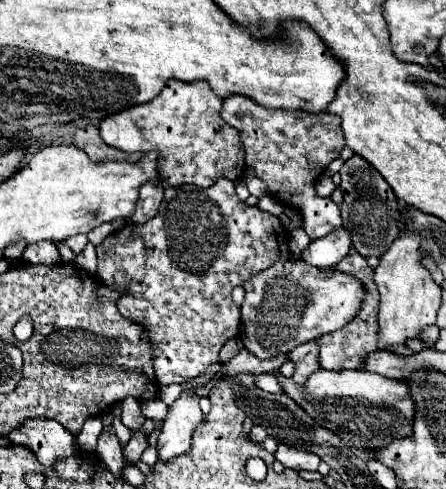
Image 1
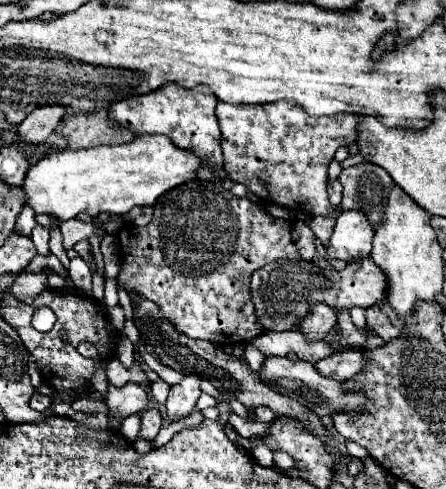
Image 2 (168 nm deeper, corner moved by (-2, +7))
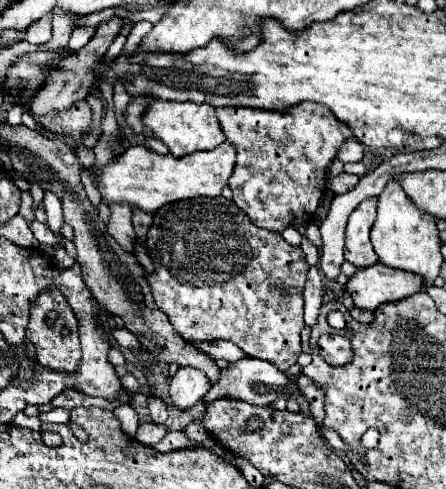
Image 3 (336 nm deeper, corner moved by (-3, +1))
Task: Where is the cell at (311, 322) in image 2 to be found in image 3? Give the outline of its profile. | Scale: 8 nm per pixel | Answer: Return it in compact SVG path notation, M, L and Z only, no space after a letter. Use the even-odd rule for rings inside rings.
M311 266L307 270L307 282L305 282L305 324L313 326L319 316L319 308L323 304L323 280L321 270L317 266Z

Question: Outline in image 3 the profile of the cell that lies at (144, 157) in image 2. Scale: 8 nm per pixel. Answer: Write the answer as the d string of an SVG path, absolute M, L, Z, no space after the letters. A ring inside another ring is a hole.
M223 142L211 152L195 152L183 158L175 158L171 154L159 156L145 146L129 146L117 160L109 162L97 174L95 184L105 204L127 202L129 206L141 208L145 212L155 212L163 204L169 204L175 200L219 196L223 186L227 186L227 180L233 172L235 154L237 150L231 142Z

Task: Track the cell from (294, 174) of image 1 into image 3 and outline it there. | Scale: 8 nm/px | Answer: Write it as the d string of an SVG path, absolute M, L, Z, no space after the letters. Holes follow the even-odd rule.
M303 101L299 107L289 107L282 111L251 110L251 108L217 108L217 118L221 122L227 142L237 146L237 164L229 178L229 188L233 190L233 202L249 216L249 220L265 230L283 232L285 228L295 228L297 232L313 220L327 184L327 166L337 156L339 146L353 136L349 126L339 122L327 106L319 102Z

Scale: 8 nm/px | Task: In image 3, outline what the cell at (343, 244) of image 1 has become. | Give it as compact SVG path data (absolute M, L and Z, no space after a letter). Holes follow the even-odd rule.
M377 198L363 200L347 222L347 240L345 240L345 260L363 268L377 262L377 254L369 240L369 230L375 222Z

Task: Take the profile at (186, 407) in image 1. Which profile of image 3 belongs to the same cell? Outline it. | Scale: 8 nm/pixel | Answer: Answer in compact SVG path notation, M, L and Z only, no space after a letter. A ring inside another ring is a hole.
M189 366L179 368L177 374L171 378L171 398L179 410L187 410L201 402L209 388L209 378L201 370Z

